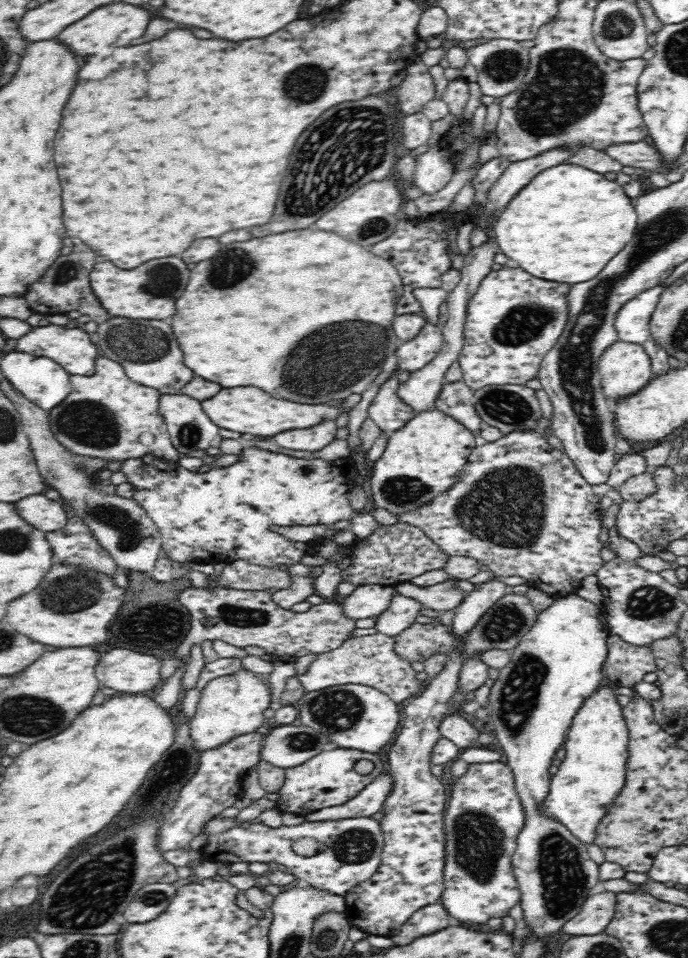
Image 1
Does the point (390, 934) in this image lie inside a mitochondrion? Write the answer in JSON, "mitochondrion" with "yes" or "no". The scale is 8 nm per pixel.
{"mitochondrion":"no"}

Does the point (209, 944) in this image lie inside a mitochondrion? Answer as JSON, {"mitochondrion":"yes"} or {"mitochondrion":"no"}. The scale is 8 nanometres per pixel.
{"mitochondrion":"no"}

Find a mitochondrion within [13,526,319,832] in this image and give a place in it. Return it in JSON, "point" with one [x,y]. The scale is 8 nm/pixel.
{"point":[76,592]}

